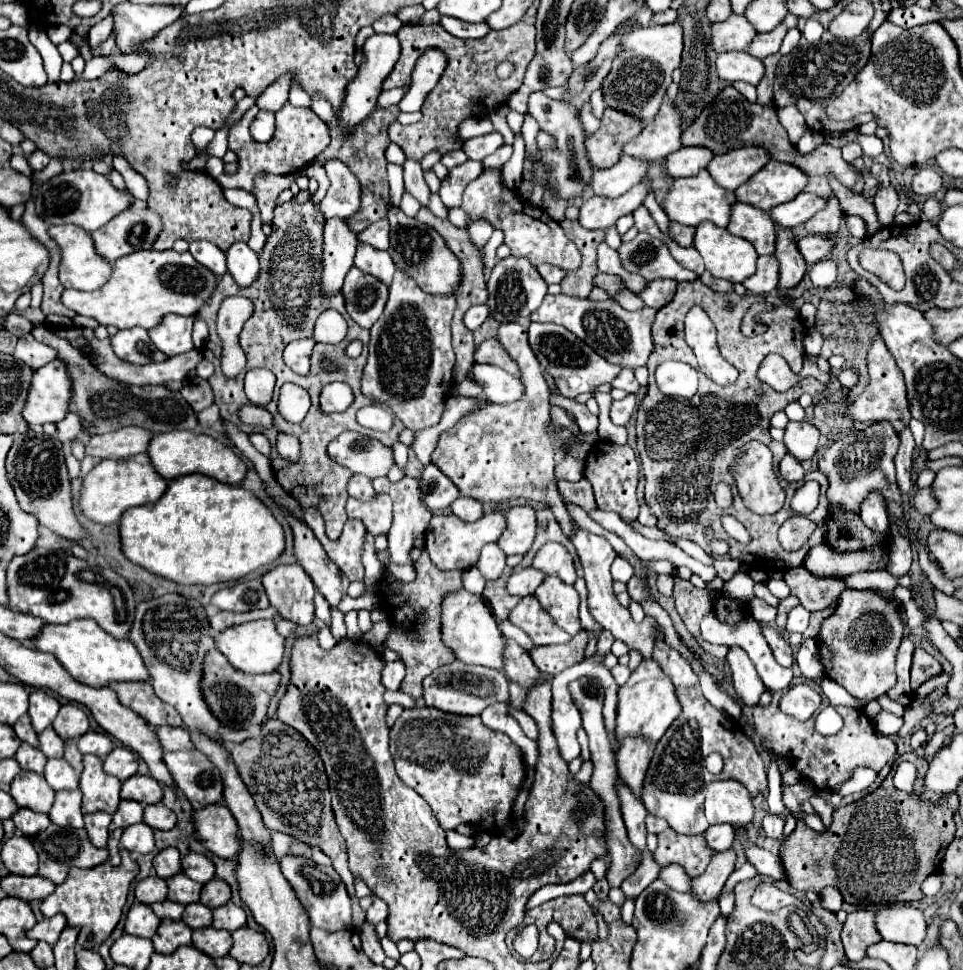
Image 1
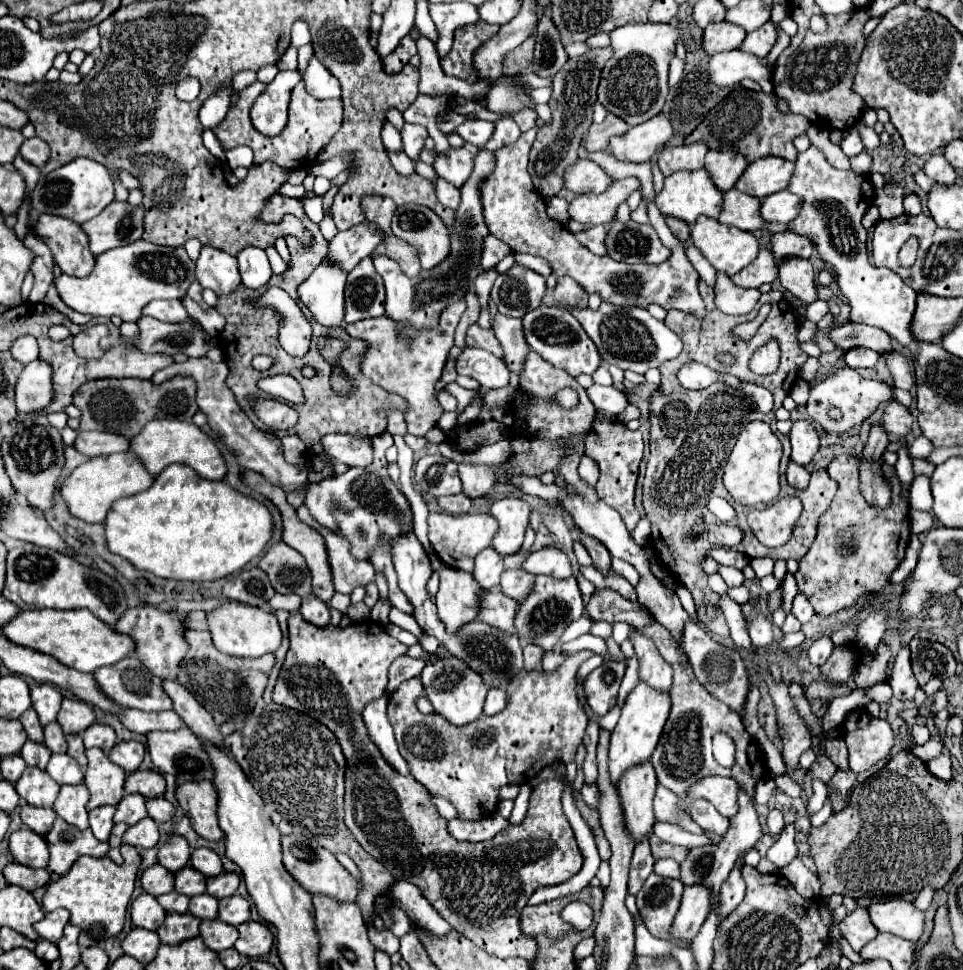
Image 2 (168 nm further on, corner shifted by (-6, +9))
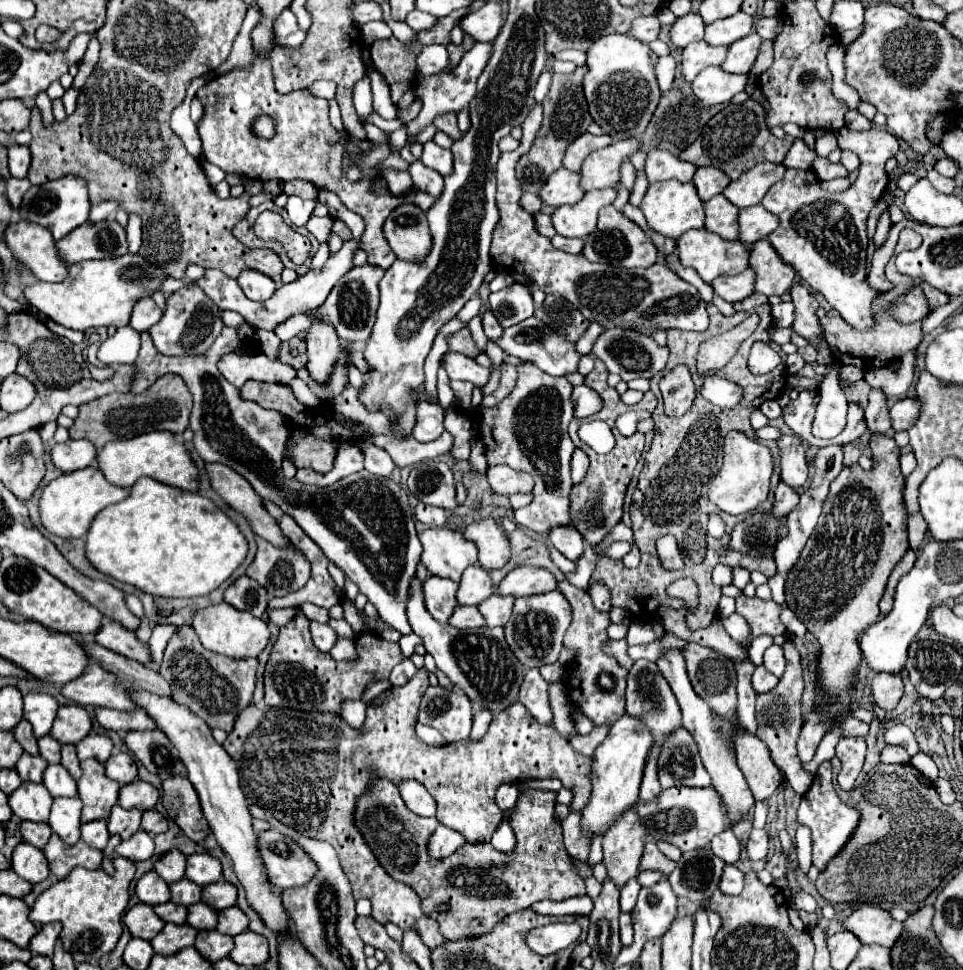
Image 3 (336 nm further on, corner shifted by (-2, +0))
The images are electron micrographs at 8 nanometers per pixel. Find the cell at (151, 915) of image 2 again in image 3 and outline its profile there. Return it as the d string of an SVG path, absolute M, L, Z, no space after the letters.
M137 903L133 905L125 917L123 917L123 923L127 925L129 933L133 937L141 937L141 939L147 939L151 941L161 929L163 929L163 921L155 915L153 907L151 905L145 905L145 903Z

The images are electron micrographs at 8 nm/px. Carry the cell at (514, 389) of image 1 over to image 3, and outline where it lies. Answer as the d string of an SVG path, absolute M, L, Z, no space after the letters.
M449 353L445 357L445 369L451 381L469 381L475 387L485 387L489 383L489 369L461 353Z

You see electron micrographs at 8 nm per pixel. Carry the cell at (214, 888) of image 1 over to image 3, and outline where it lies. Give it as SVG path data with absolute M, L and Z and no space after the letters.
M217 881L217 883L205 885L201 893L201 901L217 911L227 909L237 901L237 887L231 885L229 881Z

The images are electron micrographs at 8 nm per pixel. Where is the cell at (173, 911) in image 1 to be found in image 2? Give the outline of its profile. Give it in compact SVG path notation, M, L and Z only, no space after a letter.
M169 892L169 894L163 894L157 898L159 904L167 910L167 912L177 912L177 914L185 914L187 912L187 906L189 906L189 898L183 896L183 894L177 894L177 892Z

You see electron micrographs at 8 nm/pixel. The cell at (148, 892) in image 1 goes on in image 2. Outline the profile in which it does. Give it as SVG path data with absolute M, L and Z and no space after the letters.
M153 864L143 872L141 886L151 896L167 894L167 892L173 890L173 872L169 872L161 864Z

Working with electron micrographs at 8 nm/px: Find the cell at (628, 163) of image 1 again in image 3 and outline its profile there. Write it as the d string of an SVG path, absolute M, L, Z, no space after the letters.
M565 167L557 169L555 173L551 173L539 195L543 203L551 207L561 207L581 201L581 197L585 195L585 191L581 189L581 173L567 171Z

